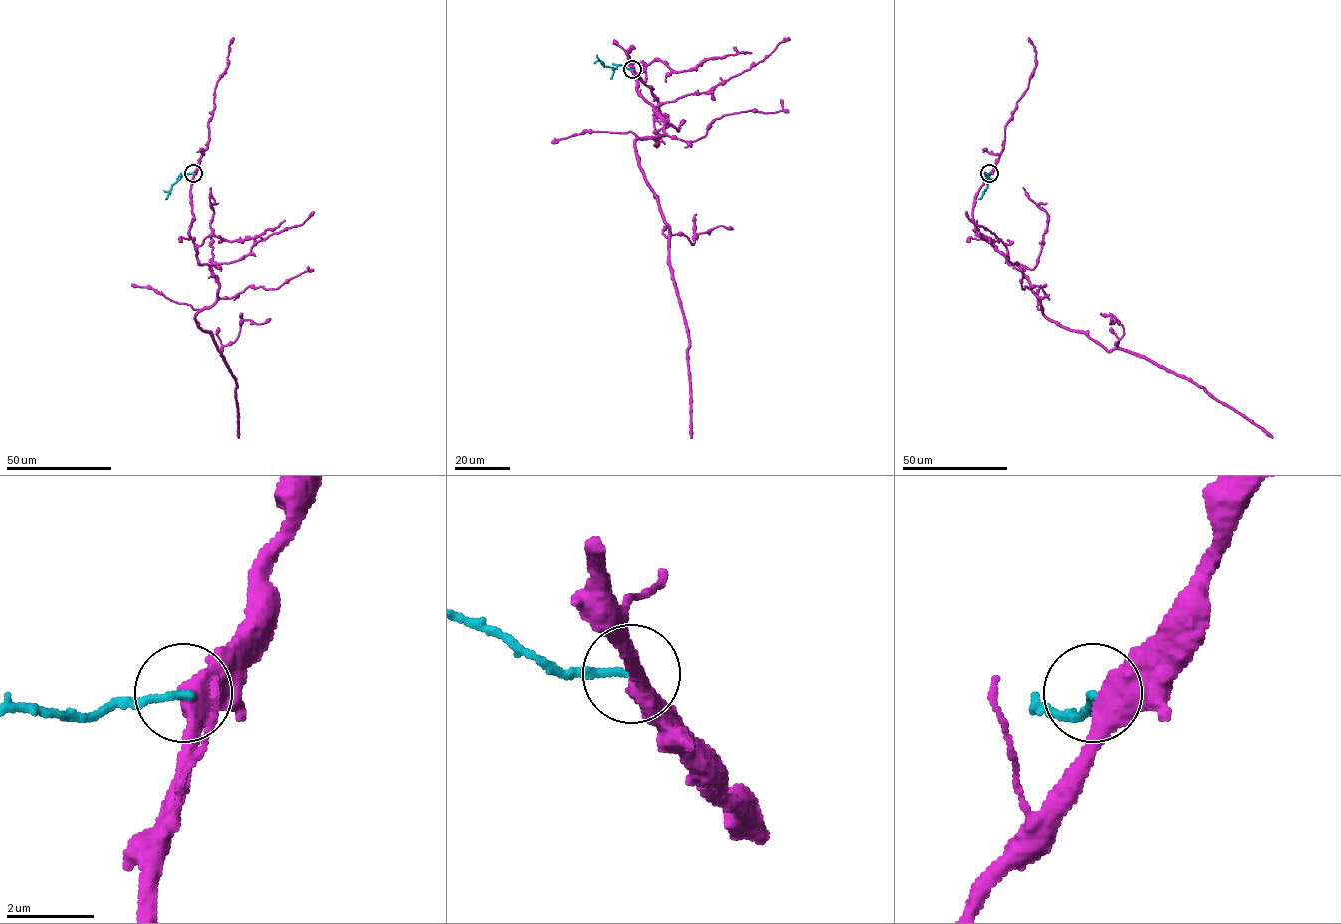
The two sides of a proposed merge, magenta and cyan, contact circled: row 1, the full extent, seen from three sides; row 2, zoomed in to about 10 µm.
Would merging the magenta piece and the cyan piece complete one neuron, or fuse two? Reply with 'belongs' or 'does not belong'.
does not belong

